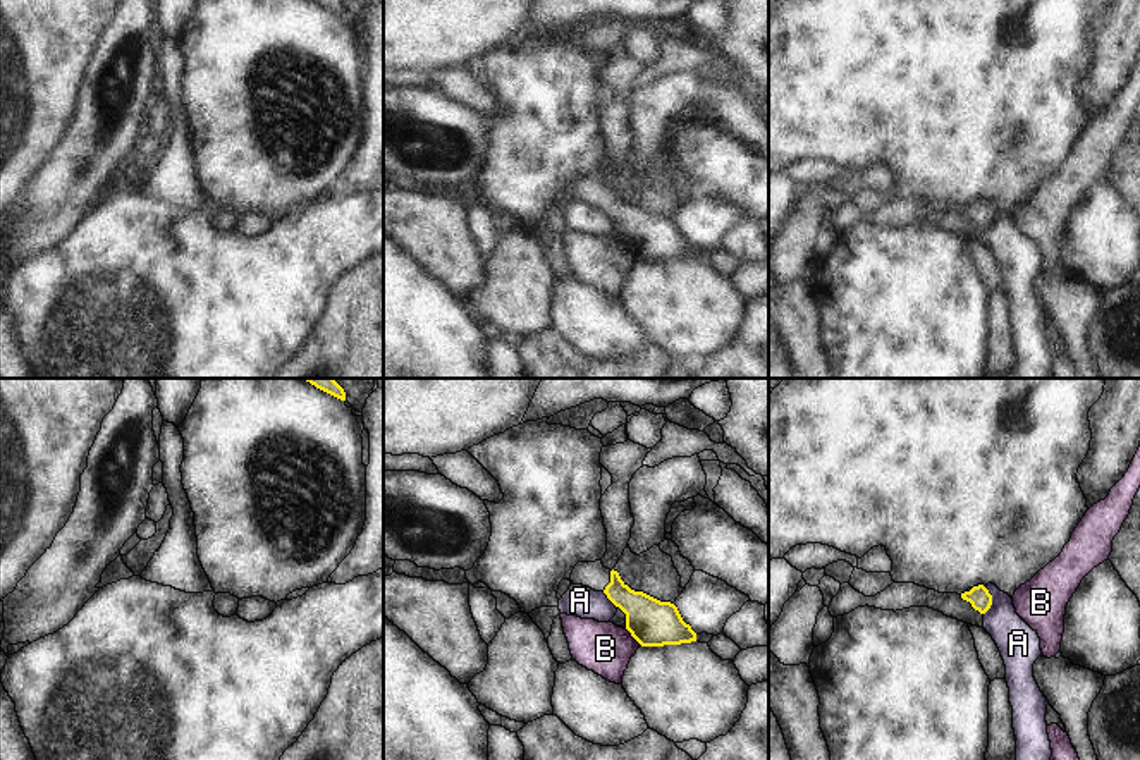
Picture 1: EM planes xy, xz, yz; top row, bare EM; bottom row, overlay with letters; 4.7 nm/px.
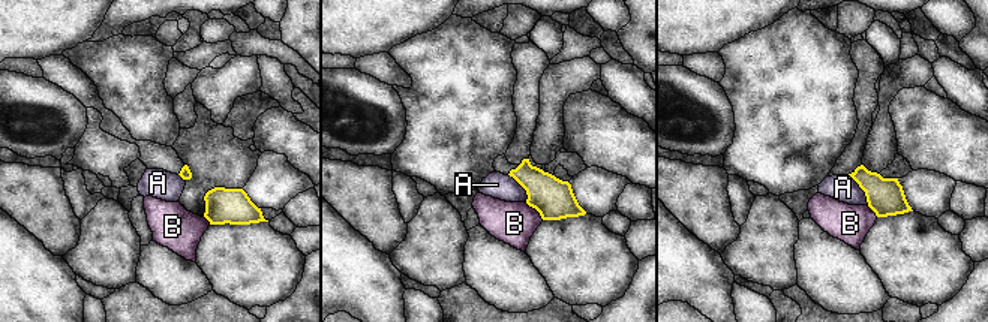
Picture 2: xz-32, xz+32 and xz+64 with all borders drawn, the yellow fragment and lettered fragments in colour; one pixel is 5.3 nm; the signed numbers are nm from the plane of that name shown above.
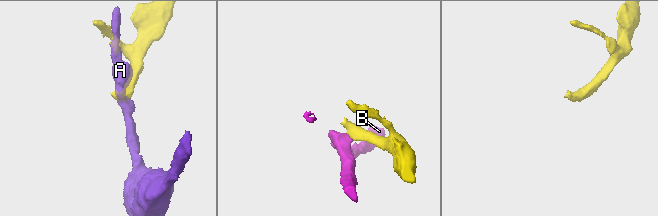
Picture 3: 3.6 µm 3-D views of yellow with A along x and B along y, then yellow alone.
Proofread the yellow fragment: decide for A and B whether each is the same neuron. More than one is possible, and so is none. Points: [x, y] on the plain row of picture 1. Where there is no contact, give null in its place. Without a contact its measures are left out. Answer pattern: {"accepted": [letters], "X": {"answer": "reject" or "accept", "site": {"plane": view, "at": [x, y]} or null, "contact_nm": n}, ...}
{"accepted": [], "A": {"answer": "reject", "site": {"plane": "yz", "at": [991, 217]}, "contact_nm": 130}, "B": {"answer": "reject", "site": {"plane": "xz", "at": [633, 251]}, "contact_nm": 100}}

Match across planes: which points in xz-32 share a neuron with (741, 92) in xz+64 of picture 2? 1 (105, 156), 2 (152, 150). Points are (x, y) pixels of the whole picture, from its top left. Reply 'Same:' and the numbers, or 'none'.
Same: 1

